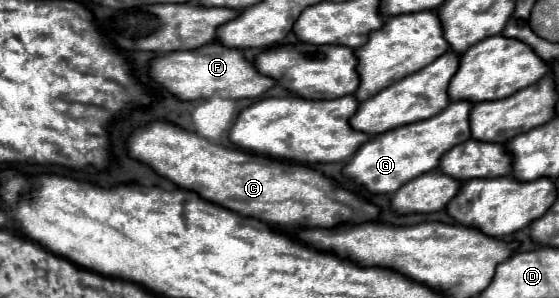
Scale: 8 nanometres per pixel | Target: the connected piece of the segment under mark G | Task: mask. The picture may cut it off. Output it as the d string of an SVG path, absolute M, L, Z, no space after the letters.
M451 101L447 109L431 119L411 123L407 127L397 127L395 131L387 131L383 135L375 135L355 153L351 163L347 163L347 167L343 169L345 177L349 177L357 185L363 185L371 193L395 193L399 187L419 177L421 173L437 169L439 159L451 147L471 139L471 109L471 101Z

